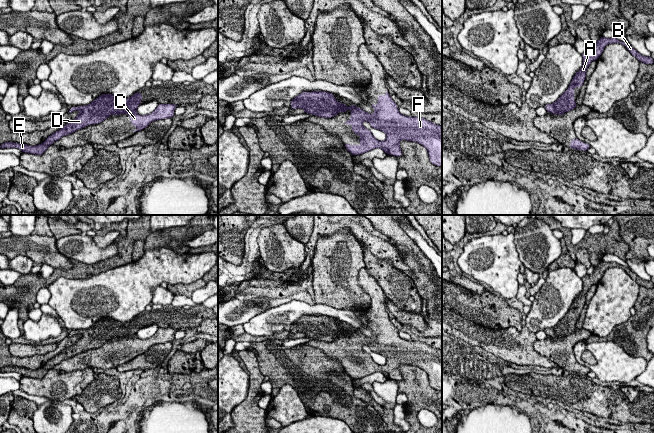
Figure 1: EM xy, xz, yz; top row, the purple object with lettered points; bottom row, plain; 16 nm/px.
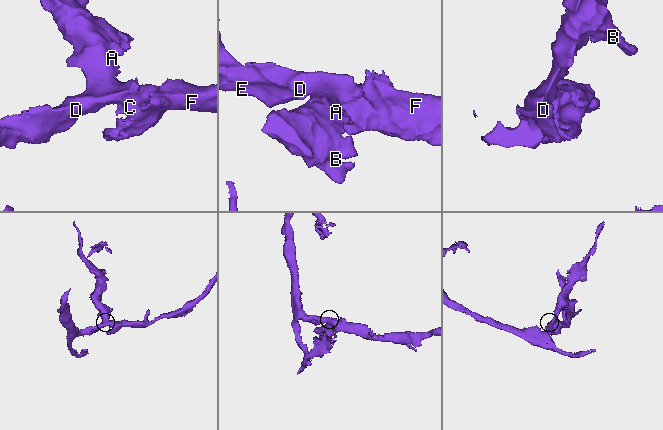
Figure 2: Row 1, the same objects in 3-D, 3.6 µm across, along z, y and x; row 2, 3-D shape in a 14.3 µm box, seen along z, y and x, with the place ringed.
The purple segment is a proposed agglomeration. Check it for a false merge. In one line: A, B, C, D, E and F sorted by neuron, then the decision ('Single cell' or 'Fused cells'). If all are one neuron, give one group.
Groups: A B D E / C F. Fused cells

